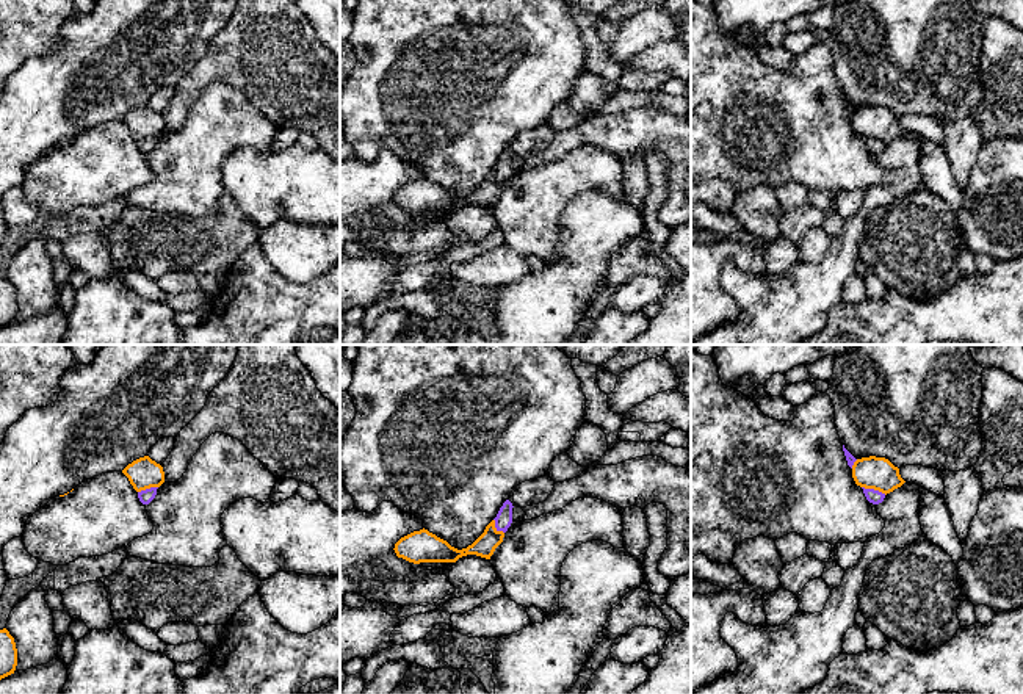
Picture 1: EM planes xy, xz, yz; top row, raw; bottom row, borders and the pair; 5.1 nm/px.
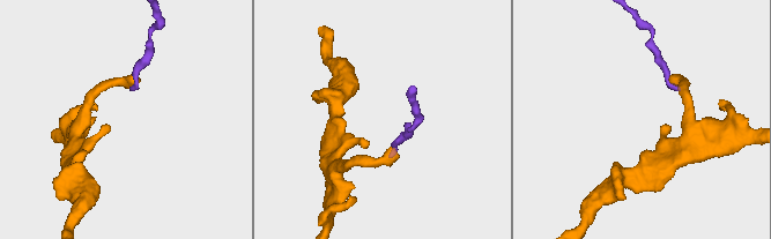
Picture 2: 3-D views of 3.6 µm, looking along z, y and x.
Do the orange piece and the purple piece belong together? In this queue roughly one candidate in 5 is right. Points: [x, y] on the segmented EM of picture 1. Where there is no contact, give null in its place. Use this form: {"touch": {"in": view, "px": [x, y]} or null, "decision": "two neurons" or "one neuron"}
{"touch": {"in": "yz", "px": [874, 489]}, "decision": "two neurons"}

